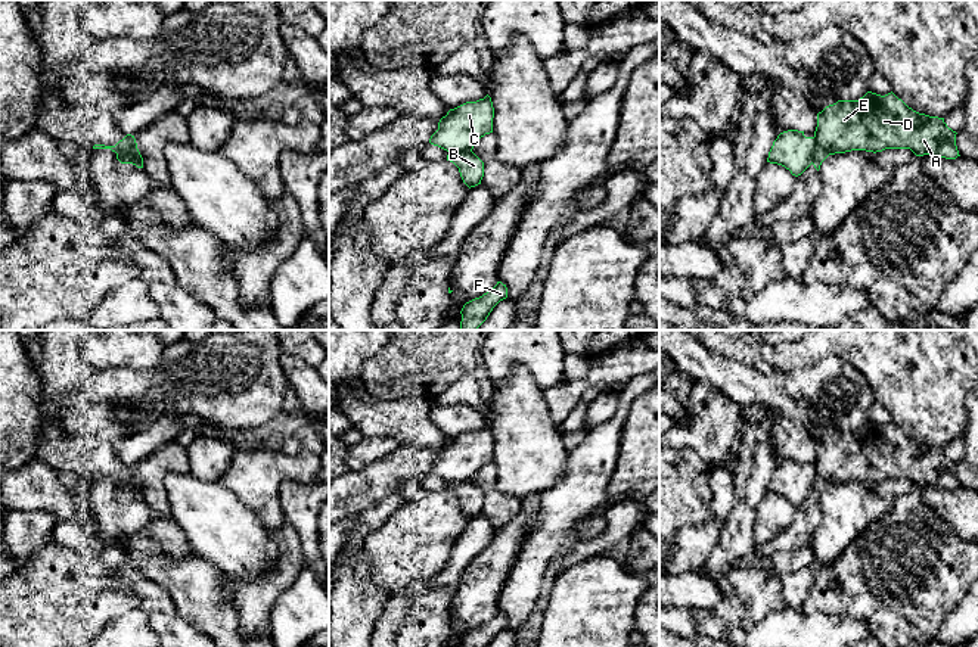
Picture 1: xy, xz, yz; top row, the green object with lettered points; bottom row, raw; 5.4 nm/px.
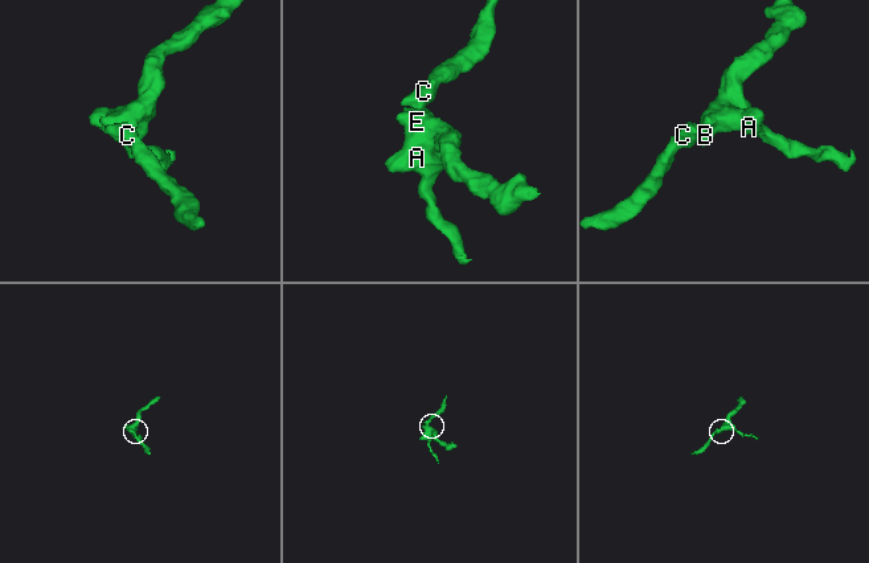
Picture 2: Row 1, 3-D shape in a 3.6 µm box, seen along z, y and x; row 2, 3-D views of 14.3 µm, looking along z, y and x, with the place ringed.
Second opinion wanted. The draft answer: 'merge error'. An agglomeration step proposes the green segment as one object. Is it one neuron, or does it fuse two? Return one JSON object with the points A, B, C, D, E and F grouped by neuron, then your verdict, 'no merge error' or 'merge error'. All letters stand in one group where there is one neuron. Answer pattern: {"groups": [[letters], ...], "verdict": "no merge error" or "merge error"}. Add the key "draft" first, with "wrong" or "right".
{"draft": "right", "groups": [["A", "B", "D", "E", "F"], ["C"]], "verdict": "merge error"}

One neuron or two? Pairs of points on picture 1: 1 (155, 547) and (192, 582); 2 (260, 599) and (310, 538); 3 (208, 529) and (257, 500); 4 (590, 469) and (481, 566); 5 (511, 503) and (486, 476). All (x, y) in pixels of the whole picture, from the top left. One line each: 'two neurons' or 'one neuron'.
1: one neuron
2: two neurons
3: two neurons
4: two neurons
5: one neuron

